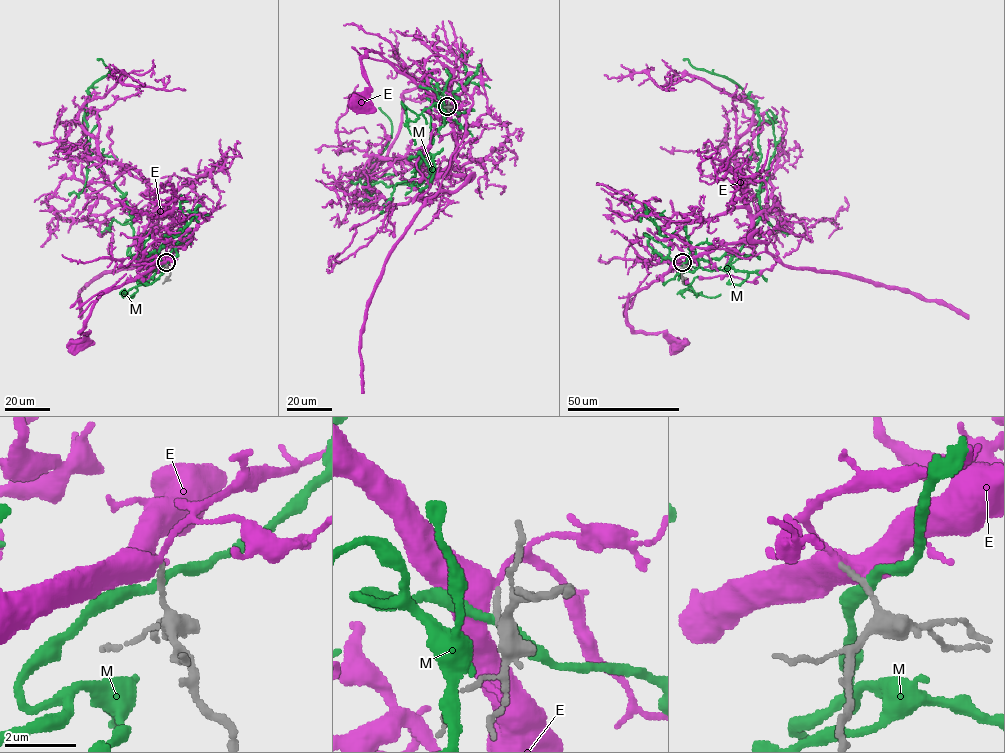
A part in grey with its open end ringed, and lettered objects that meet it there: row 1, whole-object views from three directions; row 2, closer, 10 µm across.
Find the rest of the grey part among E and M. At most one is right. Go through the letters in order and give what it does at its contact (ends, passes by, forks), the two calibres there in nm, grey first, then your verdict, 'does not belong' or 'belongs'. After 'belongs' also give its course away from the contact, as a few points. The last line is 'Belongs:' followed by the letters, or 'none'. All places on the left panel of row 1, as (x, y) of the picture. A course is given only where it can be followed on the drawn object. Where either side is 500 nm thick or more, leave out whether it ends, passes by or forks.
E: calibres 160 and 550 nm; belongs; course (165, 262), (103, 292), (80, 332), (89, 332), (77, 349), (75, 347)
M: it passes by; calibres 200 and 240 nm; does not belong
Belongs: E

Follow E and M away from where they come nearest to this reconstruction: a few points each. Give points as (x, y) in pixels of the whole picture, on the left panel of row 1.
E: (165, 262), (103, 292), (80, 332), (89, 332), (77, 349), (75, 347)
M: (165, 263), (157, 270), (163, 260), (139, 253), (127, 201), (87, 155), (94, 110), (85, 188), (69, 196)

